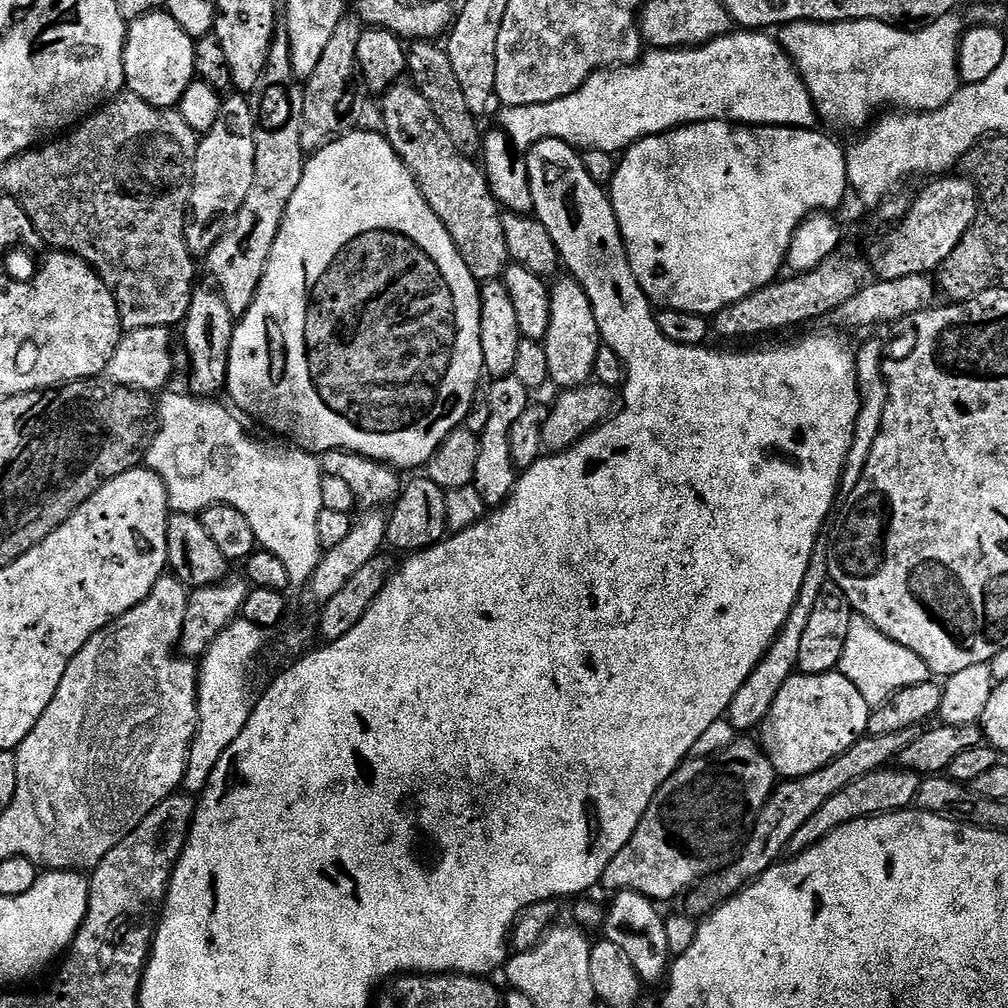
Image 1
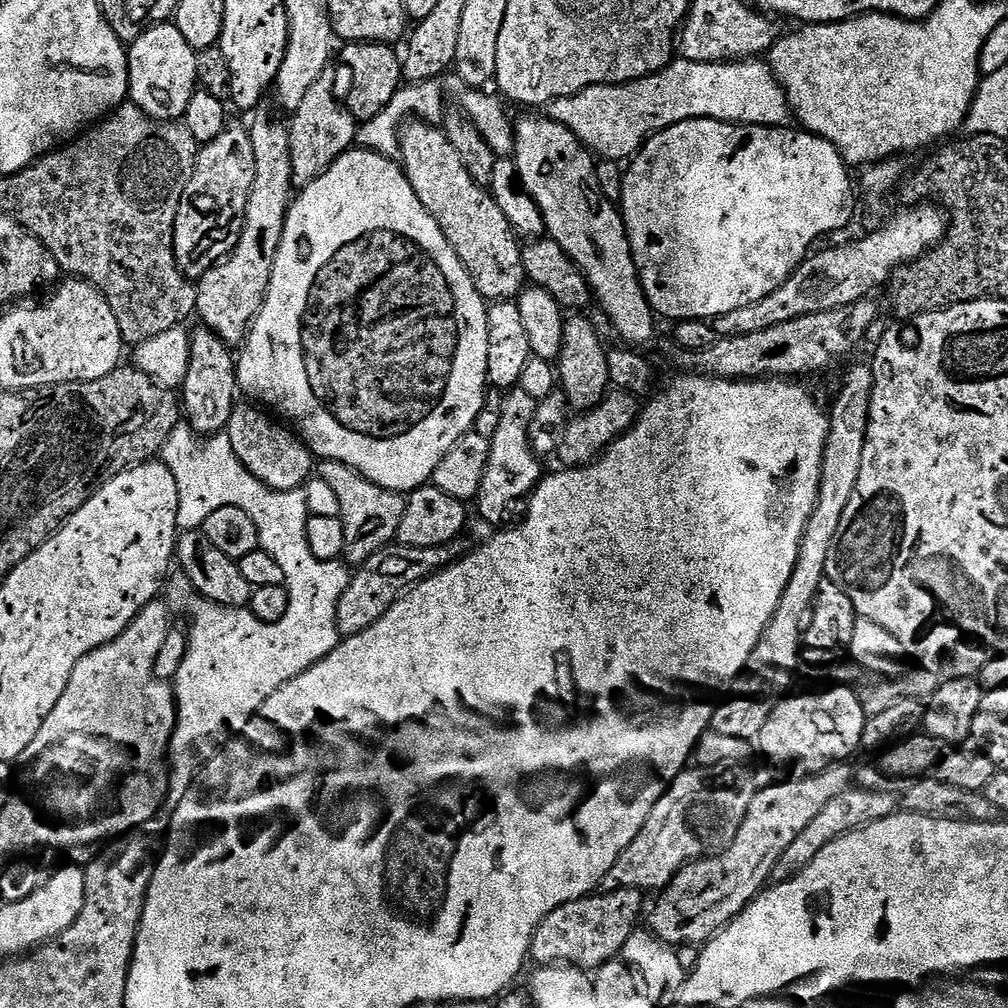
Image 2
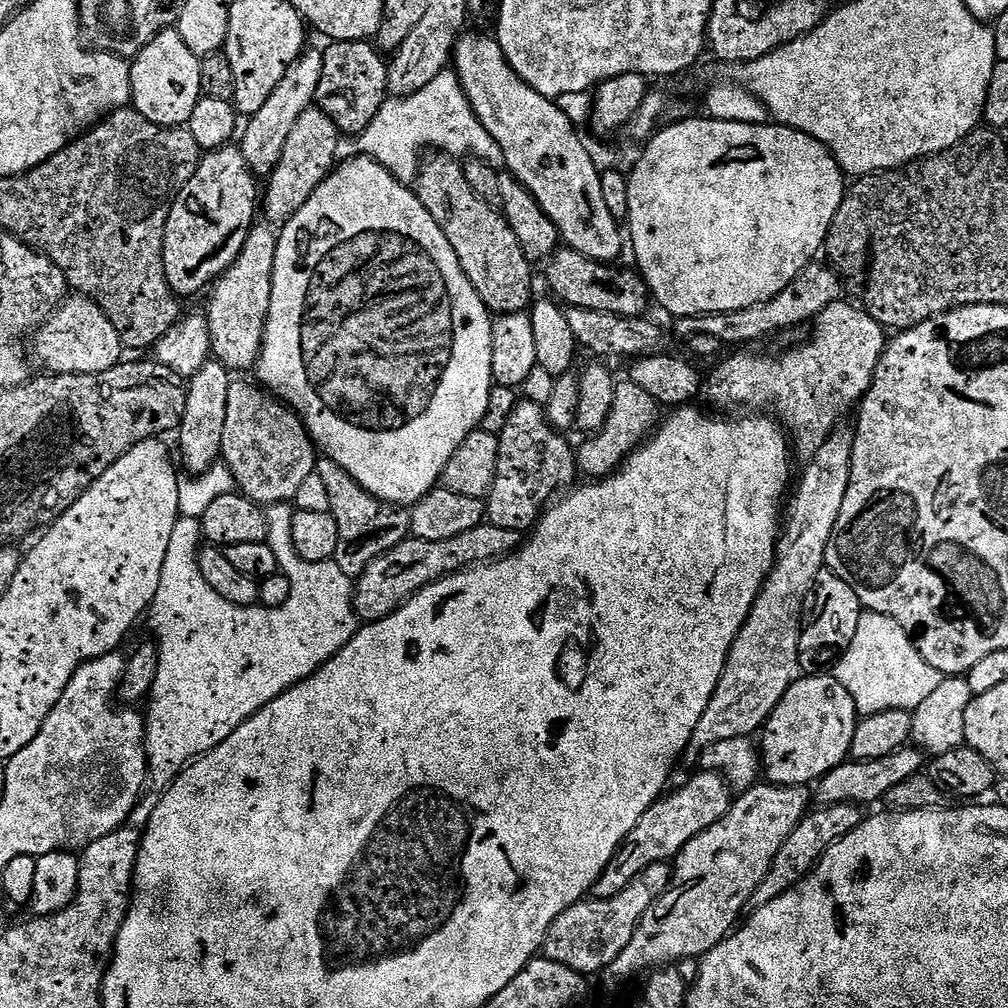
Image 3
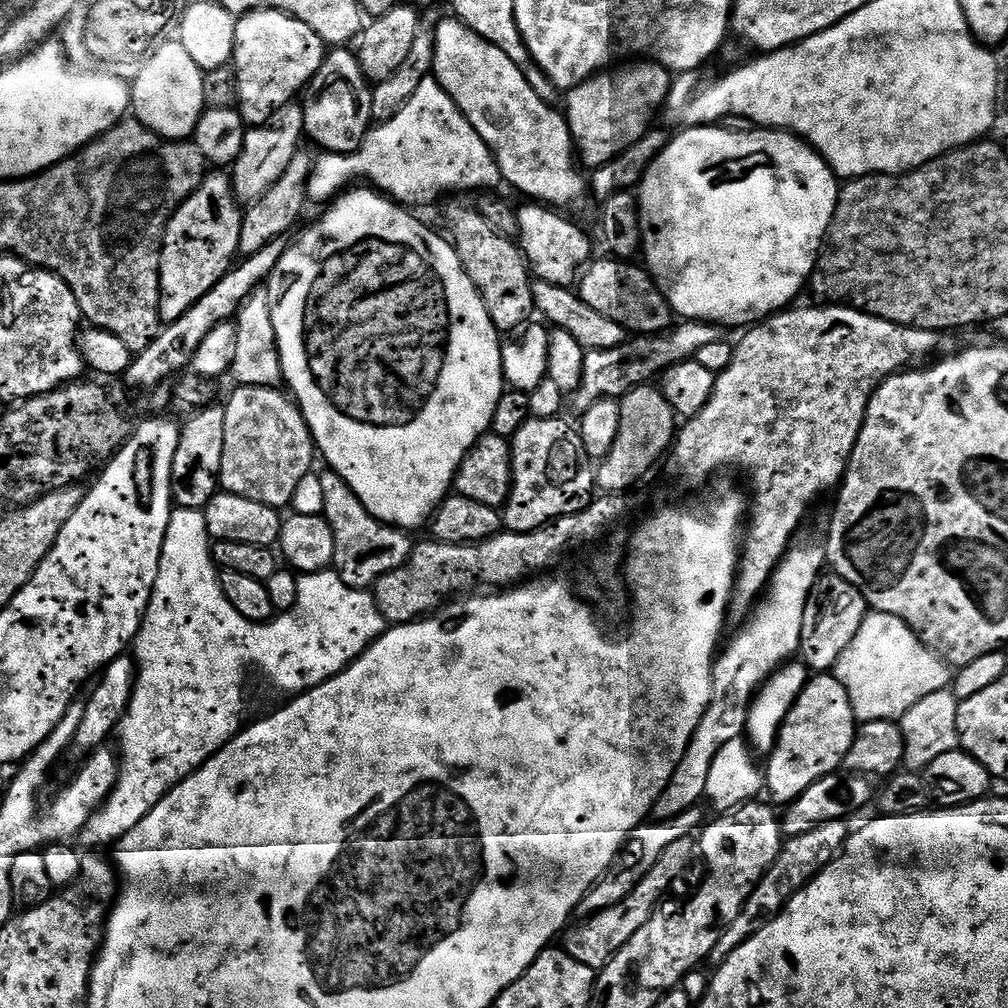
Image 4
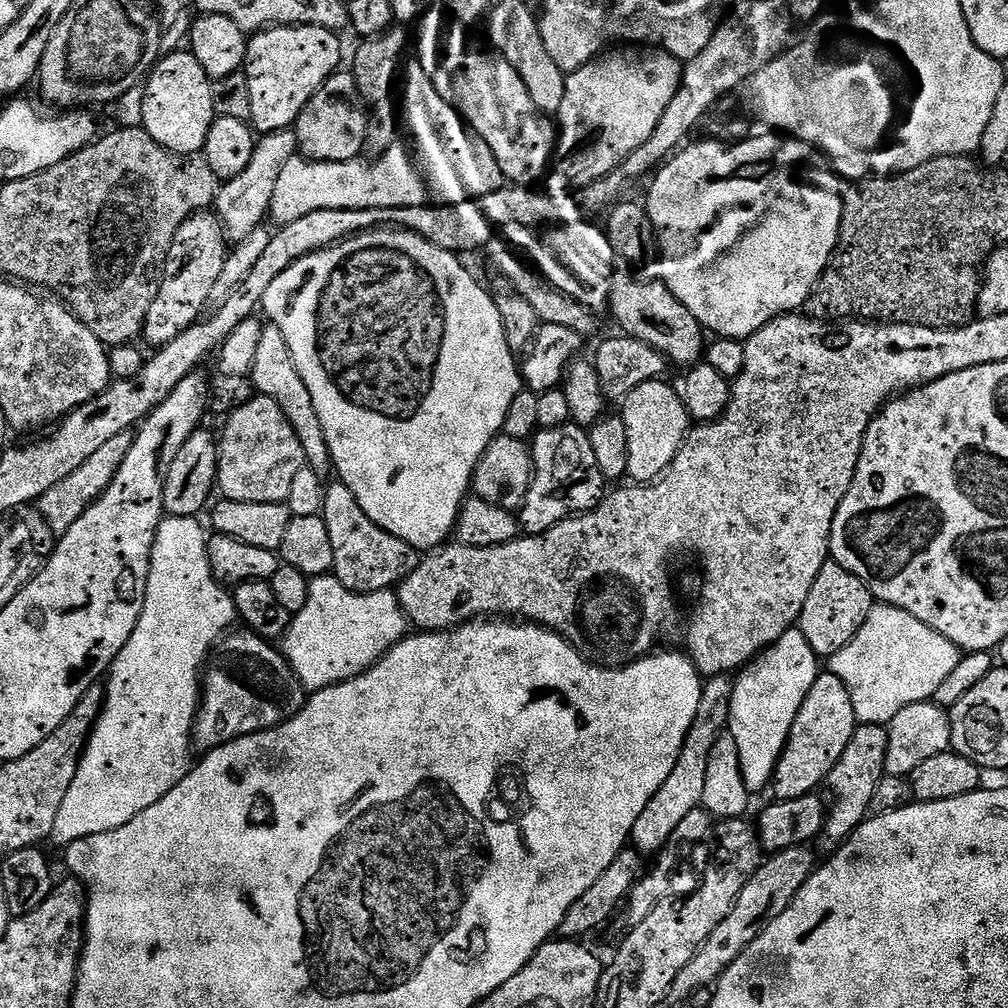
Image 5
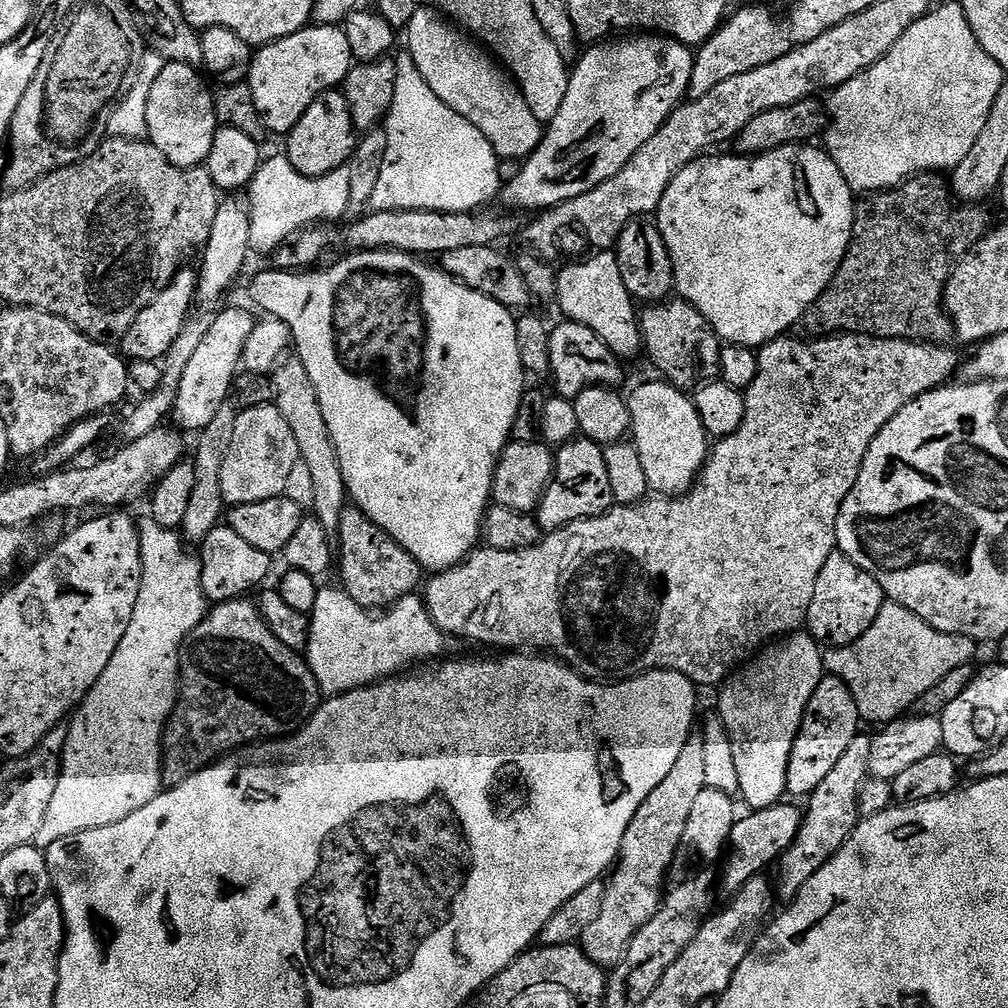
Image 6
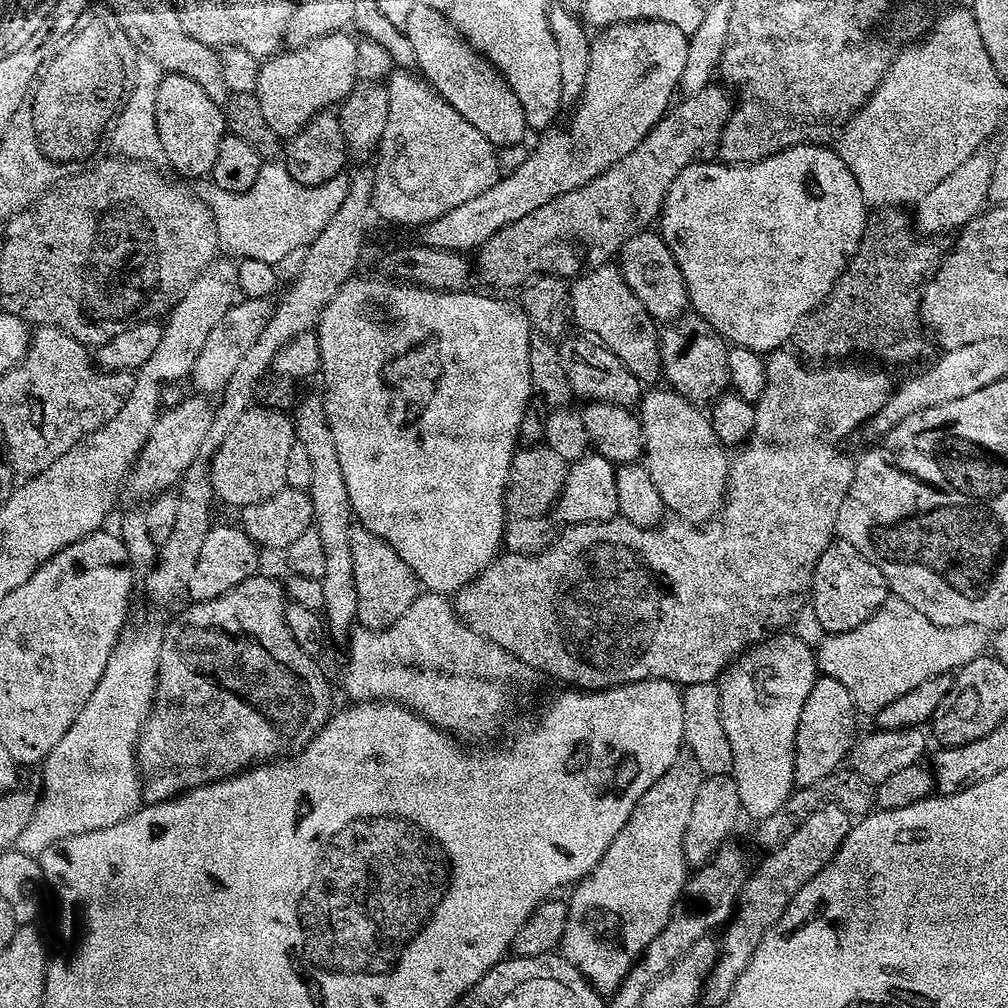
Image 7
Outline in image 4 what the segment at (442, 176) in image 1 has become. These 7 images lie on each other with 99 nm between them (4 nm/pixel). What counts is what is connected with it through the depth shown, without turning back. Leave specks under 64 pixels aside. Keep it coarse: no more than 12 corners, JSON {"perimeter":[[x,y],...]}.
{"perimeter":[[450,205],[450,243],[496,331],[533,319],[517,241]]}

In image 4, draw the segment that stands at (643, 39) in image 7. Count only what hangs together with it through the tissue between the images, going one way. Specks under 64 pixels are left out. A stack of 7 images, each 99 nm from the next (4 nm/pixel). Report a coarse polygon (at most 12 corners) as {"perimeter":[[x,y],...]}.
{"perimeter":[[647,58],[567,93],[579,163],[595,170],[649,131],[673,73]]}

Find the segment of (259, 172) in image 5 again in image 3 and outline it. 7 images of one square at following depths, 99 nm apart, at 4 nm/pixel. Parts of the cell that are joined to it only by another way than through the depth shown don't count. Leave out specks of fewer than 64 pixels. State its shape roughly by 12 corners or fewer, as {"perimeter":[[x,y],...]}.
{"perimeter":[[309,47],[238,147],[257,177],[272,175],[298,118],[313,107],[324,54]]}

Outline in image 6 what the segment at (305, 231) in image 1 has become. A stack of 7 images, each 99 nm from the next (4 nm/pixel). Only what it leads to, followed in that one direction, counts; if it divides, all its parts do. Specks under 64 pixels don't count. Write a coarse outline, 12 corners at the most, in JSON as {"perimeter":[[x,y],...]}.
{"perimeter":[[408,252],[260,272],[351,503],[481,539],[517,317]]}

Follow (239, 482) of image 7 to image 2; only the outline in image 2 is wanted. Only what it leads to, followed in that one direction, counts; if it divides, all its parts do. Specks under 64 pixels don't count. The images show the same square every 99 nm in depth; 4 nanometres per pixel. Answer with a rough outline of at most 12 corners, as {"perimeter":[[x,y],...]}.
{"perimeter":[[252,402],[233,407],[230,446],[258,479],[283,490],[314,472],[308,445]]}

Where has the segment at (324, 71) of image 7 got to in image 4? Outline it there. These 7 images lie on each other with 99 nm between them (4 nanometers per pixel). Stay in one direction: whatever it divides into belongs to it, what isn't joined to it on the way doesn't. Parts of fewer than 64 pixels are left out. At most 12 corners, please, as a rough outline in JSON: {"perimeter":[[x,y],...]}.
{"perimeter":[[273,8],[239,17],[238,111],[267,124],[326,55],[306,22]]}

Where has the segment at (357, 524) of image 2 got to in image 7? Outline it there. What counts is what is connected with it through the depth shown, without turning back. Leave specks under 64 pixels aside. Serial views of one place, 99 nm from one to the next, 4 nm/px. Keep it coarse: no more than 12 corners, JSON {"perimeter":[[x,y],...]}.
{"perimeter":[[353,527],[359,623],[381,632],[422,595],[402,554]]}

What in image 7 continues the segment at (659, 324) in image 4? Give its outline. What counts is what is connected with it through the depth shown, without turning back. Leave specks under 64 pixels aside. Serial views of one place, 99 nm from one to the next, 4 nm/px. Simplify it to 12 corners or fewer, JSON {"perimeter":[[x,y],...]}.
{"perimeter":[[689,314],[660,334],[664,380],[704,410],[732,379],[729,345]]}

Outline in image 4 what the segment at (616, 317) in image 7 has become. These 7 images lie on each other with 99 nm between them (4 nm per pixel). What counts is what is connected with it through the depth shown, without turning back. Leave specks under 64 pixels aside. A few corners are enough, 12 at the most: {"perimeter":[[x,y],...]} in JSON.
{"perimeter":[[540,202],[515,209],[536,280],[572,286],[592,240]]}

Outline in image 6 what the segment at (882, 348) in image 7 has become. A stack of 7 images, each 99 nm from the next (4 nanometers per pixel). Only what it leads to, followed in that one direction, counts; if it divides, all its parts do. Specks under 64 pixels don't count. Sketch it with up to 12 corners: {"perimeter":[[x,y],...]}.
{"perimeter":[[921,172],[857,203],[812,338],[951,345],[953,268],[994,224]]}

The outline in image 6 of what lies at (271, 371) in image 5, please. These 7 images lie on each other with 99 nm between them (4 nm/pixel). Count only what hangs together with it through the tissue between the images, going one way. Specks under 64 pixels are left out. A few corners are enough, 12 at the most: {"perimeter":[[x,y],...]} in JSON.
{"perimeter":[[298,358],[270,376],[274,403],[335,534],[350,500],[318,390]]}

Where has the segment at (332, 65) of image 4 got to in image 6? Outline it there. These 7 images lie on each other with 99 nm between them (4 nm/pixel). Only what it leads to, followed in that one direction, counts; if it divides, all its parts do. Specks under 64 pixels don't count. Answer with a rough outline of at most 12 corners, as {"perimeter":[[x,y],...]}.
{"perimeter":[[343,91],[318,94],[287,133],[303,176],[345,167],[358,130]]}

